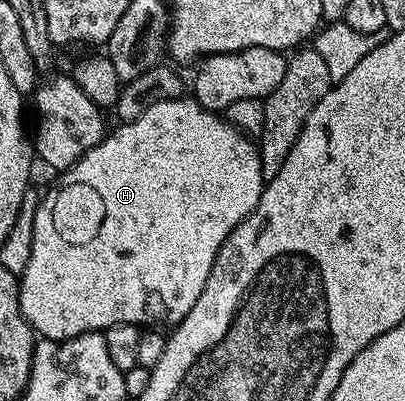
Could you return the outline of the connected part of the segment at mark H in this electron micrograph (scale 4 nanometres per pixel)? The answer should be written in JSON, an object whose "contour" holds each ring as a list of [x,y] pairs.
{"contour":[[[179,97],[160,101],[152,109],[144,109],[140,117],[131,123],[122,123],[111,130],[80,161],[76,161],[66,171],[57,176],[58,188],[54,196],[43,194],[38,201],[32,225],[32,257],[22,270],[18,285],[18,308],[28,325],[43,339],[71,339],[89,331],[105,332],[107,327],[117,323],[135,325],[176,325],[196,305],[204,285],[212,273],[218,251],[226,244],[226,239],[256,209],[262,196],[264,180],[262,177],[262,157],[258,148],[241,131],[227,123],[221,114],[204,109],[193,97]]]}

